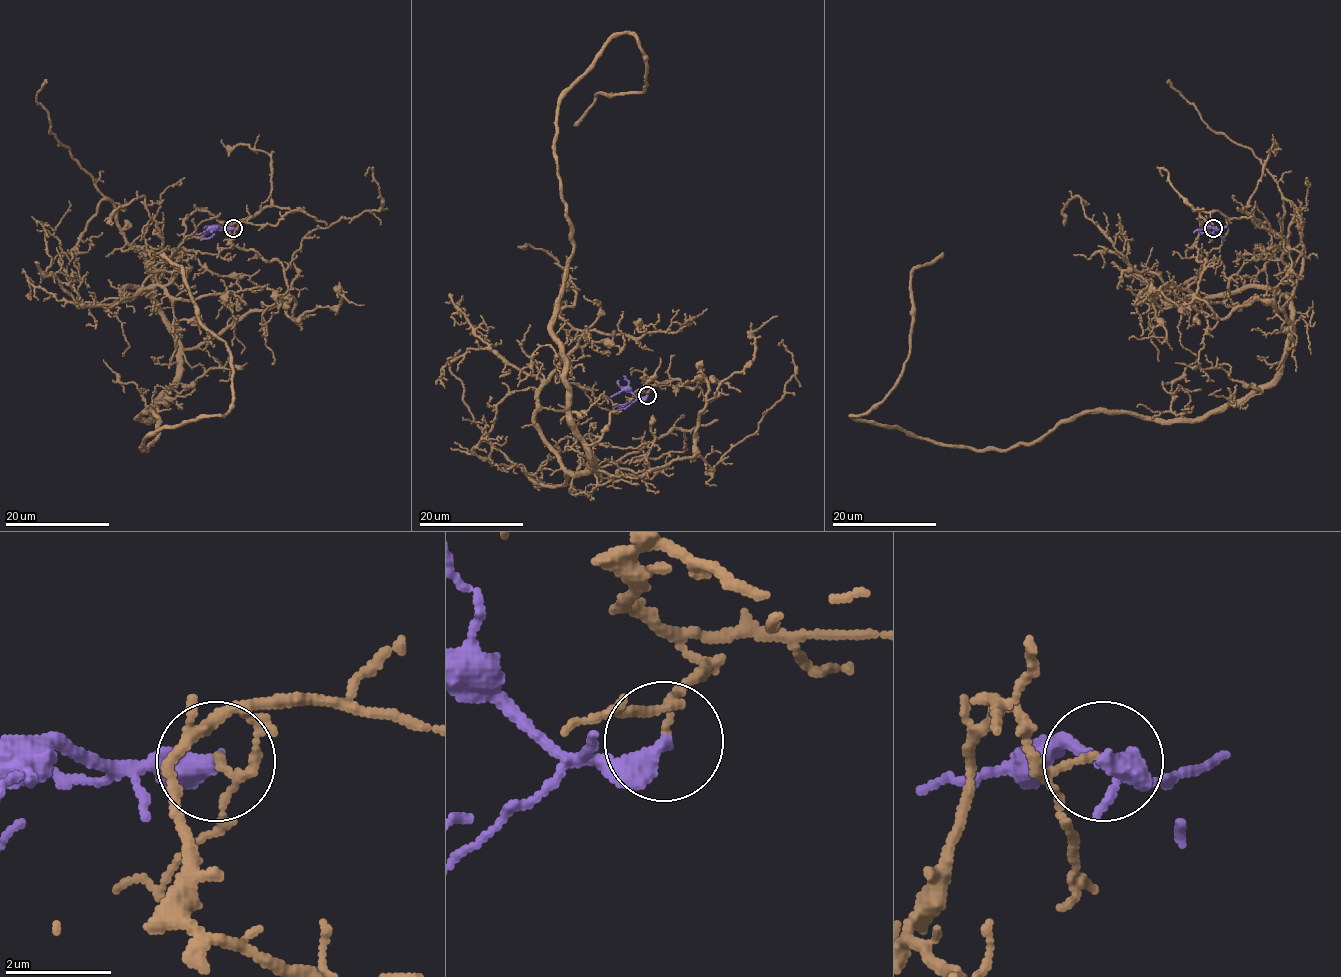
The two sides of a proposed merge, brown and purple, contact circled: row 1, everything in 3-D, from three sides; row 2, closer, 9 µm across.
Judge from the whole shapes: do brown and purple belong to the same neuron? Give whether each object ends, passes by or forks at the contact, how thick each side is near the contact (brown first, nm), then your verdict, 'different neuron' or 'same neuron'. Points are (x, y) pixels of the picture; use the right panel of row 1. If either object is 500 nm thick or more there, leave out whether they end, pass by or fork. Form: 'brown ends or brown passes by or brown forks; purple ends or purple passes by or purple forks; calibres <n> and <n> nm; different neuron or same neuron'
brown ends; purple ends; calibres 110 and 400 nm; different neuron

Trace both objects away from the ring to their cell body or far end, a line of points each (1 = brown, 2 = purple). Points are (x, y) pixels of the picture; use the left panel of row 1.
1: (234, 227), (292, 319), (282, 299), (184, 350), (142, 449), (232, 401), (228, 346), (160, 253)
2: (234, 227), (217, 226), (196, 234)

